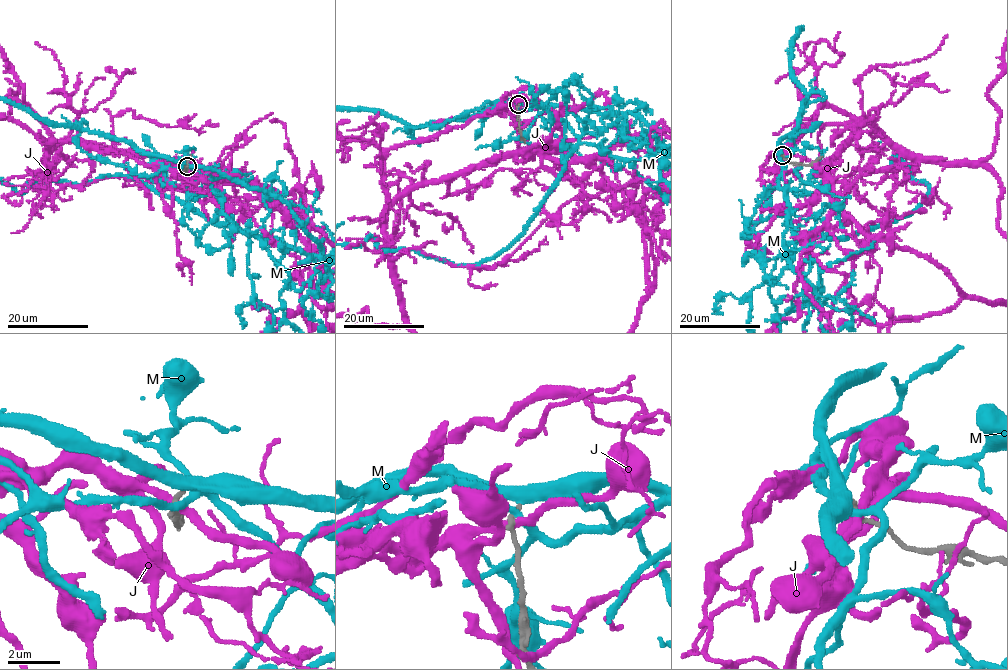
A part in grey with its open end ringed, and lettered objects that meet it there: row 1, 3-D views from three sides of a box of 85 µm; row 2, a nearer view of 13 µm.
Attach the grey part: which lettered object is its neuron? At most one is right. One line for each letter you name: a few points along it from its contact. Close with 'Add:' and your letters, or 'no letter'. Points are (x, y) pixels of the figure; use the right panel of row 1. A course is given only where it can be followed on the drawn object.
Add: M

